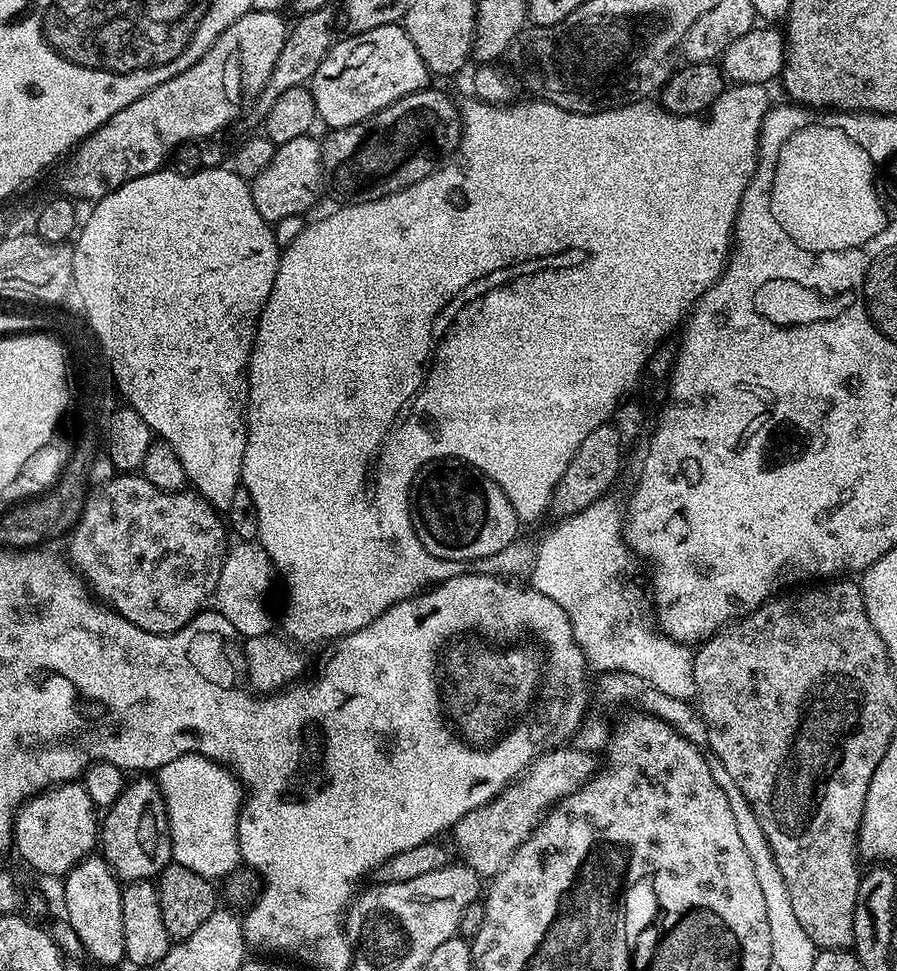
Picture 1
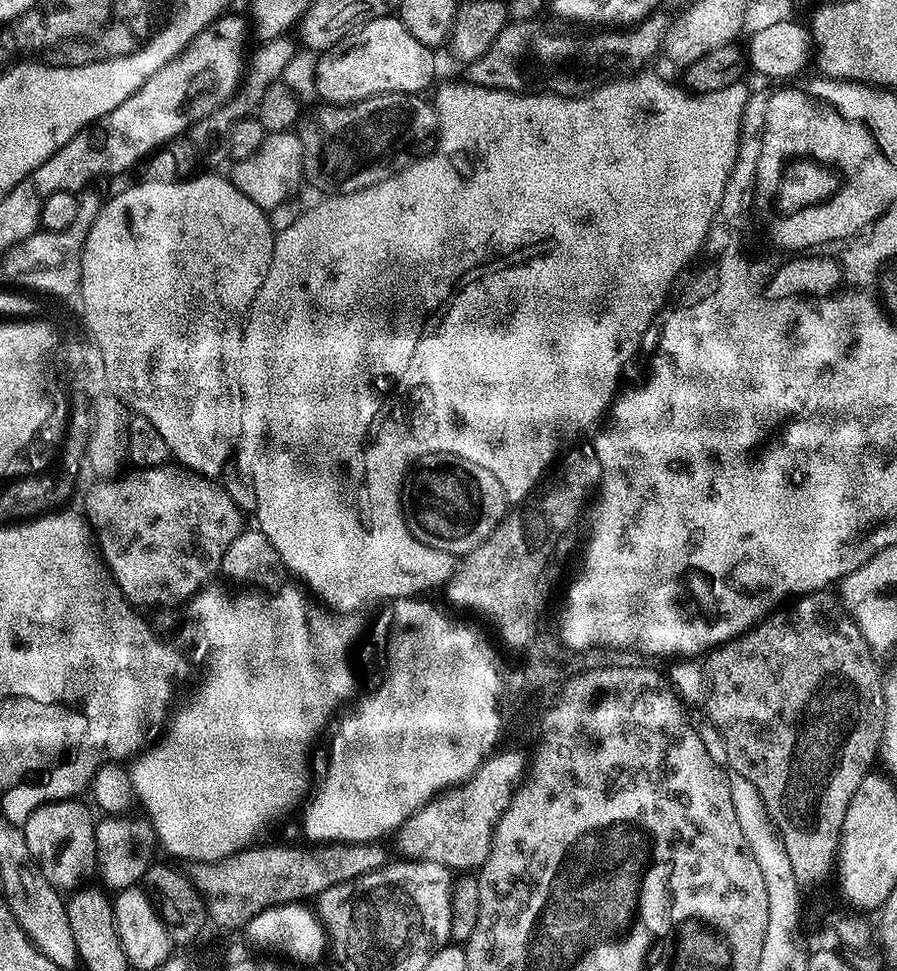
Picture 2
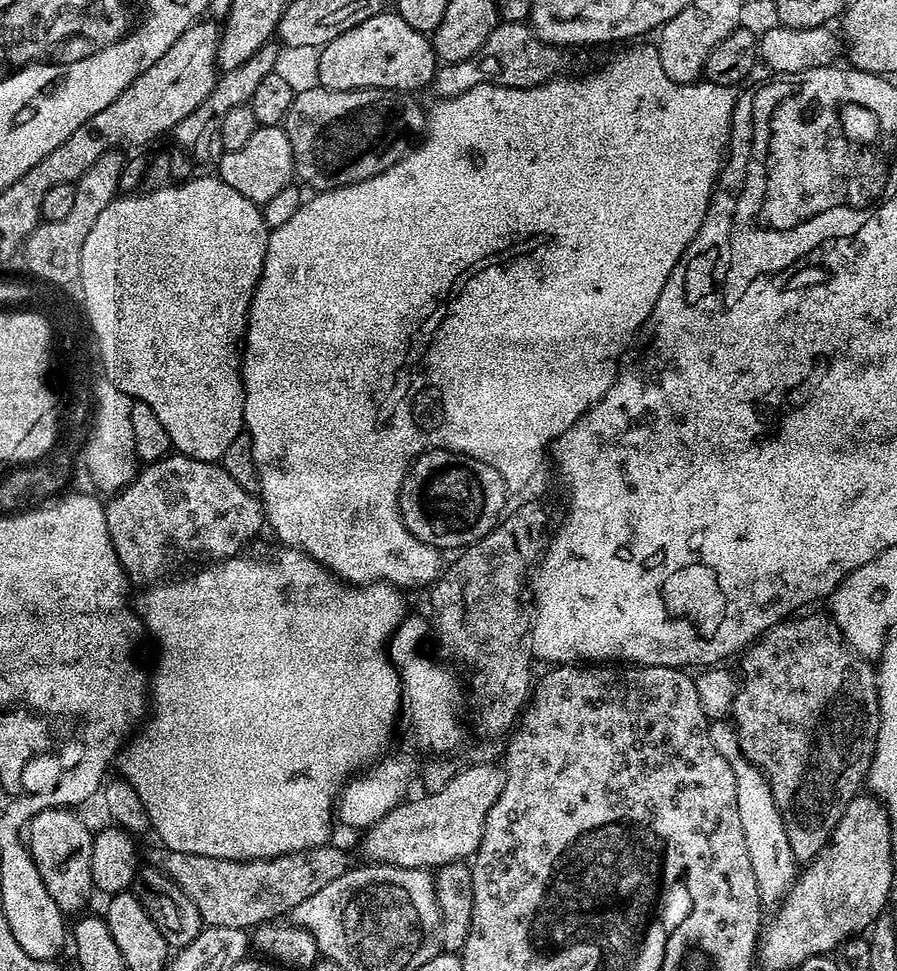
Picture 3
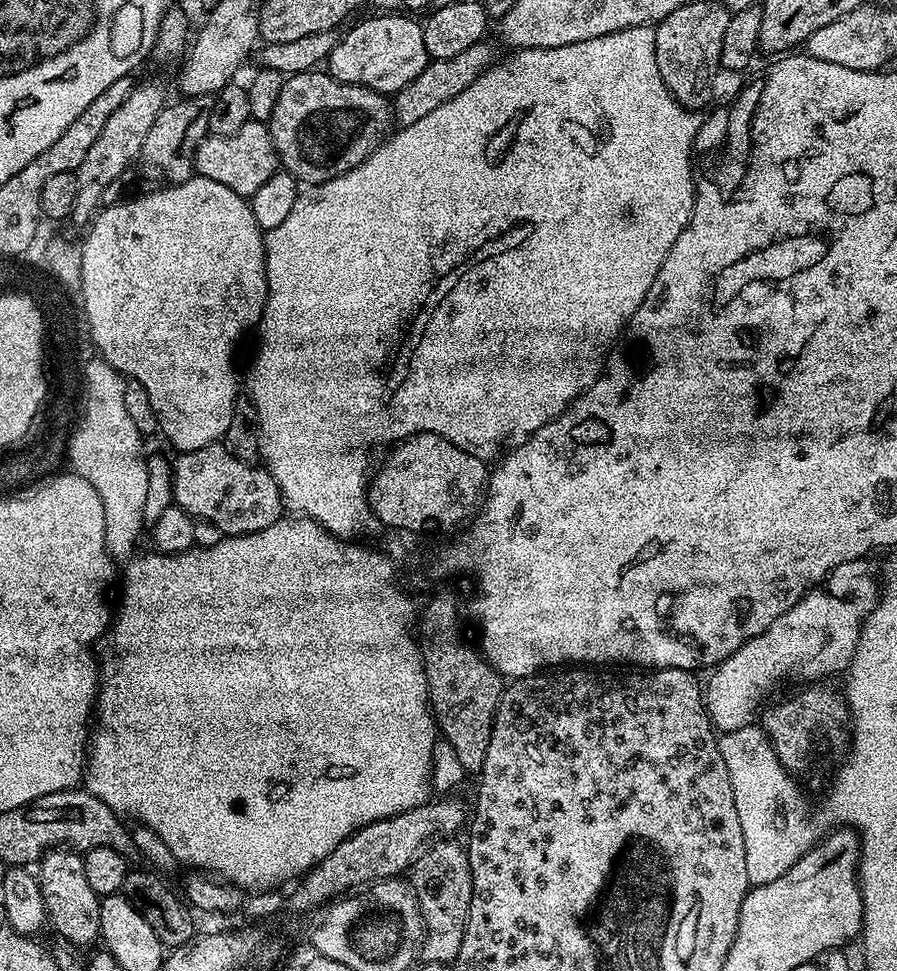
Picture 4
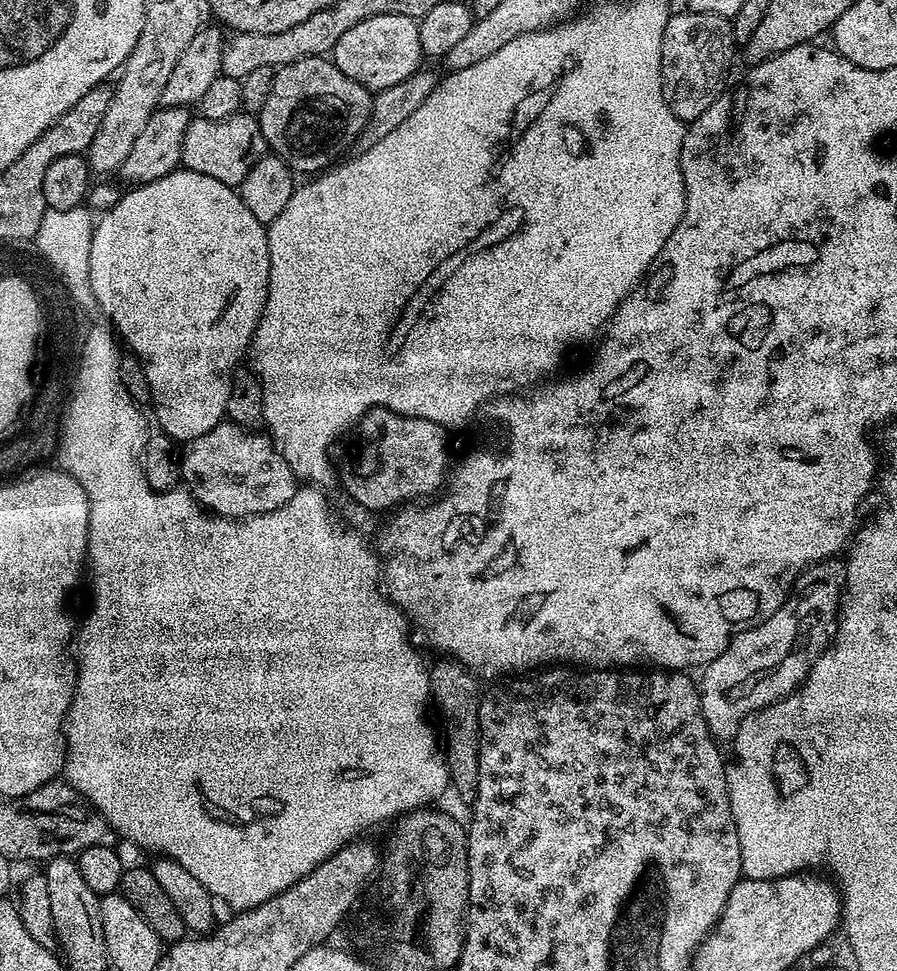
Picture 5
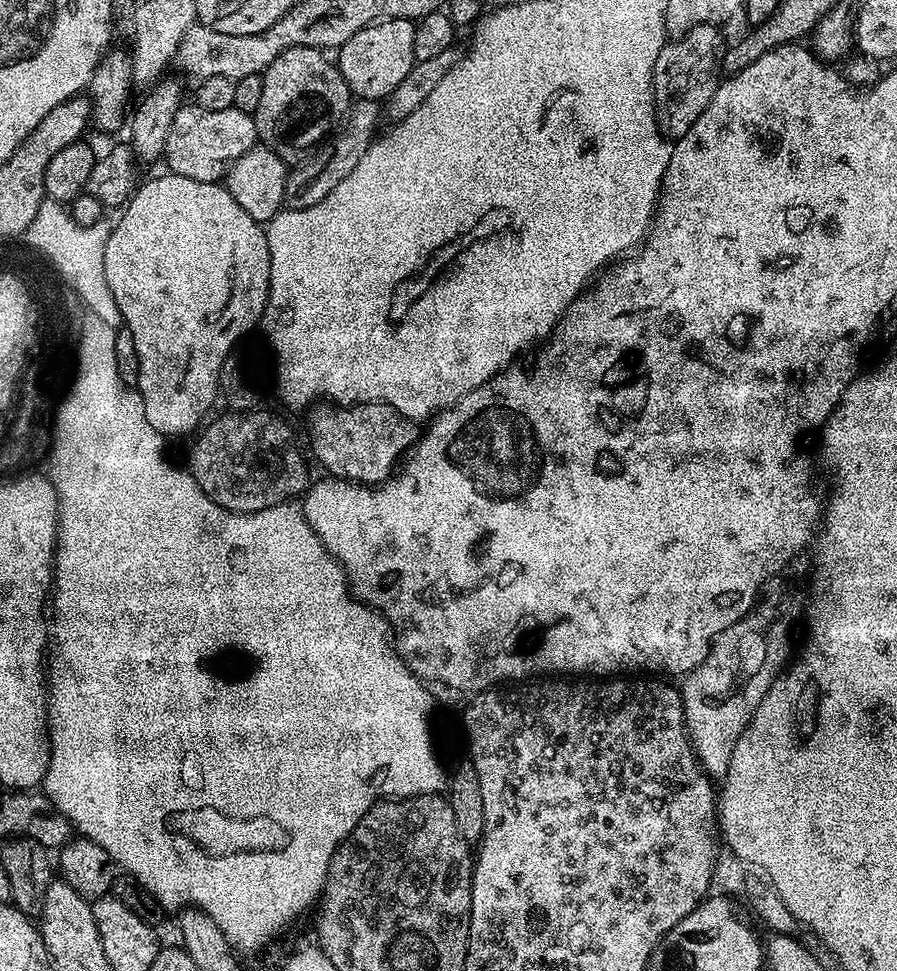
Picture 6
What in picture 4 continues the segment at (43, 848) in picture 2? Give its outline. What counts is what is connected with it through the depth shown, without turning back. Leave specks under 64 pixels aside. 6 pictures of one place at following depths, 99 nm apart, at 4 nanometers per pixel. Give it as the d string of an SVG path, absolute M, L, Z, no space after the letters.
M63 846L47 852L44 859L39 861L38 879L47 923L69 945L92 944L100 940L100 901L94 890L90 890L90 882L86 882L84 857L75 850Z

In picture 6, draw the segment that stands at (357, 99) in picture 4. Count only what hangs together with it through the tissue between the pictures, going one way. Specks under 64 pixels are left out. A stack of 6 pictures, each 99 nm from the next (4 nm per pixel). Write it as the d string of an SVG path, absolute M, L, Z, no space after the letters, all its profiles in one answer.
M291 48L278 54L262 73L262 98L254 119L256 135L267 147L285 153L304 152L311 144L319 145L347 117L354 103L353 94L339 67L324 56L318 48Z

